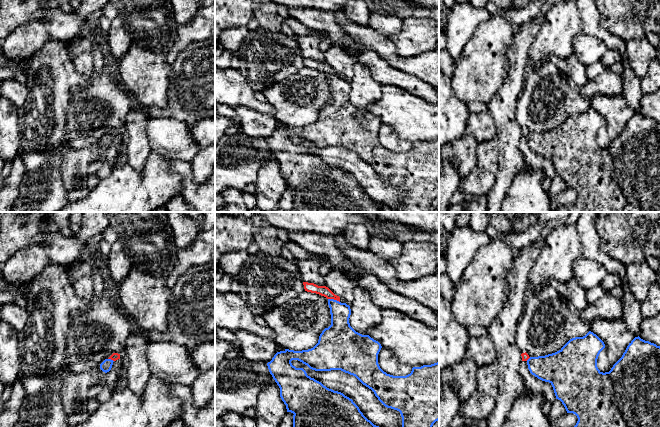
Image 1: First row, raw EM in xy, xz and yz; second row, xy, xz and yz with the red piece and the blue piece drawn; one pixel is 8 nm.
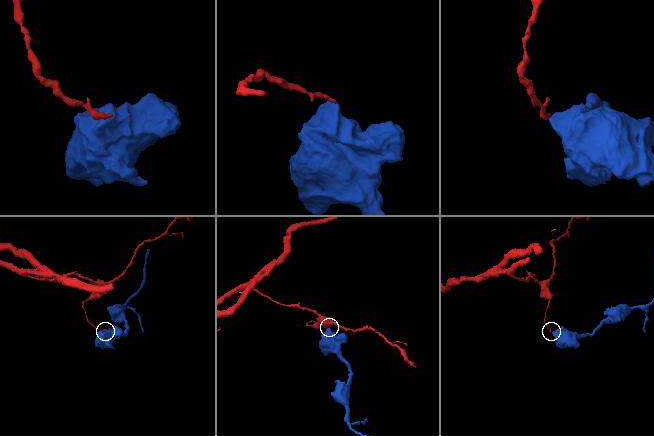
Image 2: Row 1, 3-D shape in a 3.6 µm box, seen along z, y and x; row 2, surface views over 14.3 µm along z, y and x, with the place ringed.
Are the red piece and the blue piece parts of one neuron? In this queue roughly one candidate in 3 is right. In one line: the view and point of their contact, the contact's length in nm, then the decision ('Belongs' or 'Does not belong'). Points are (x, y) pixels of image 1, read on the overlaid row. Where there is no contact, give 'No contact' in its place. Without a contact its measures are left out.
Touches red at xz (334, 299). Shared border 100 nm. Does not belong

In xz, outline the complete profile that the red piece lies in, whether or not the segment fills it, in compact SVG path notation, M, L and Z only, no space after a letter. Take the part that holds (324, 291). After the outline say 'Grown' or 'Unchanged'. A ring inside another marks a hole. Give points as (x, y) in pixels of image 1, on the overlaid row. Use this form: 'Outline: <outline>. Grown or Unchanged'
Outline: M303 282L304 289L307 292L316 293L327 299L334 299L340 302L340 297L335 295L328 287L318 286L314 283Z. Unchanged

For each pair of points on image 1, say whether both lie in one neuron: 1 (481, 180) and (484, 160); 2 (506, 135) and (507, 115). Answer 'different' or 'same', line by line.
1: same
2: same

